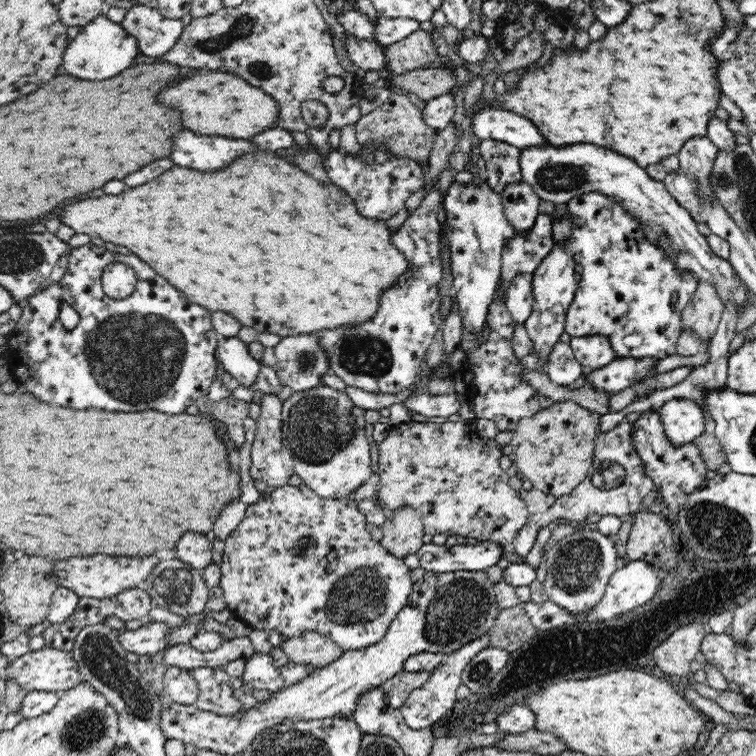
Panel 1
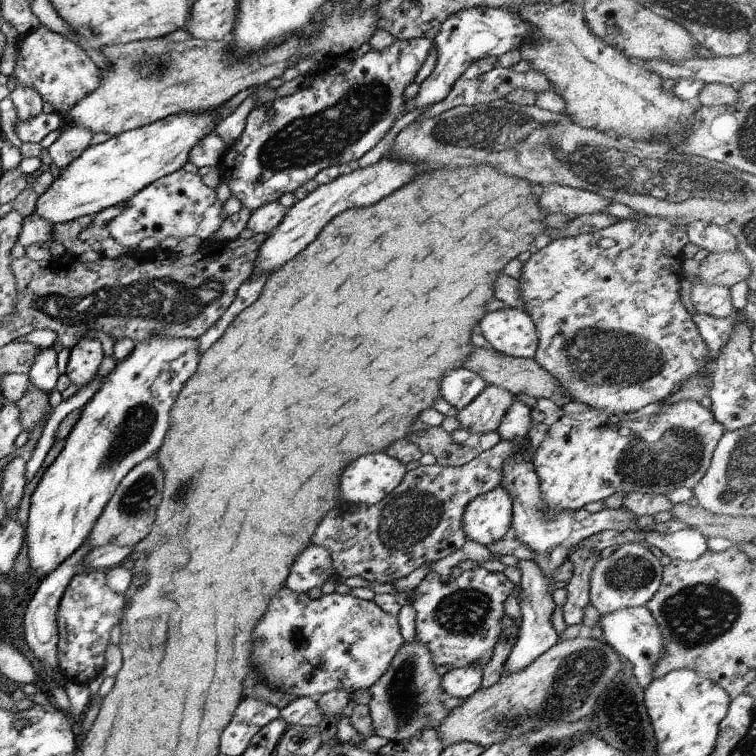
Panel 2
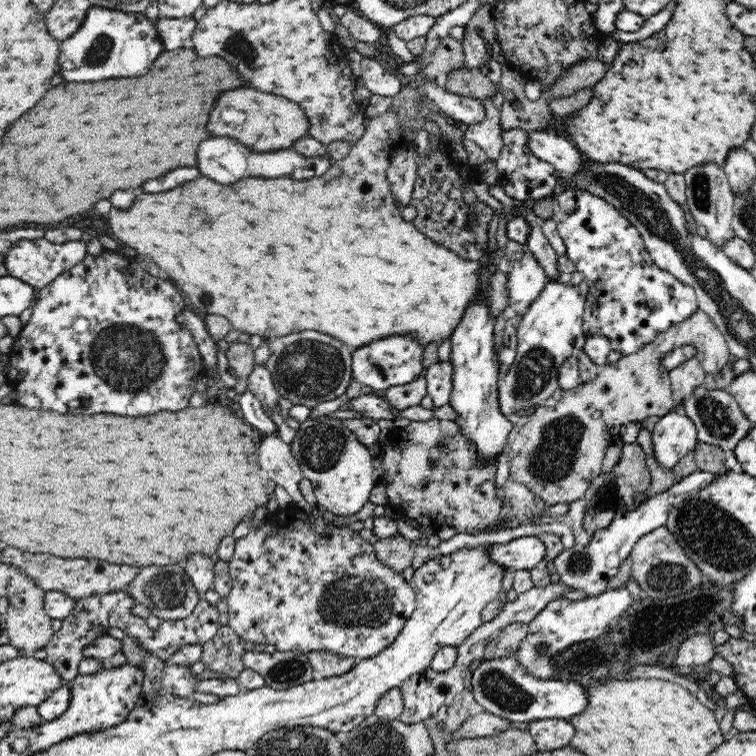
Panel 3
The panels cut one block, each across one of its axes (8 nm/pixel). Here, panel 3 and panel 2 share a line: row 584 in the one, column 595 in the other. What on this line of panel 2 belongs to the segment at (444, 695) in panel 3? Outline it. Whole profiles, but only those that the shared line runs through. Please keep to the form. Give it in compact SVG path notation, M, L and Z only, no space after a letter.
M587 542L586 548L580 548L569 555L569 561L574 564L574 575L565 587L567 590L566 603L562 606L564 622L567 626L583 623L584 608L589 604L590 576L594 564L600 559L600 551L592 548Z

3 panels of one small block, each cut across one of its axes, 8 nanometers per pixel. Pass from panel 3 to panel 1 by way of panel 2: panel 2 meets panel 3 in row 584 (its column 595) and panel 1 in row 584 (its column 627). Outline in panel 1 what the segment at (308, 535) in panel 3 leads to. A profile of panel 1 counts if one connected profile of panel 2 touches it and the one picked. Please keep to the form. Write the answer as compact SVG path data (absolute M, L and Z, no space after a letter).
M305 484L276 487L268 498L262 497L256 504L247 506L246 517L238 524L234 532L230 532L230 536L225 540L222 562L219 564L222 570L219 586L224 591L222 598L225 600L227 608L231 610L233 616L249 624L252 629L266 630L268 633L277 630L283 638L300 636L302 632L320 632L331 637L344 651L360 650L360 648L368 648L368 646L376 644L382 640L390 628L392 620L398 616L398 612L406 606L408 597L413 590L413 581L411 580L411 570L404 563L404 559L390 554L385 548L382 548L379 542L374 541L370 532L366 530L366 524L365 515L360 512L354 498L340 498L340 500L322 498L309 487L306 487Z

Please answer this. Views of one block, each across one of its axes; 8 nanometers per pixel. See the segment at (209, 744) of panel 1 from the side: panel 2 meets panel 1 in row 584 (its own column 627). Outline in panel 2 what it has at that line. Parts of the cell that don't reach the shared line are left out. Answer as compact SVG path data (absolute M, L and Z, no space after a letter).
M680 400L674 404L653 403L630 413L603 414L591 409L582 414L568 414L550 425L533 458L540 482L540 498L550 510L582 510L592 502L603 501L616 492L668 495L676 488L693 489L710 466L716 444L726 428L700 402Z

